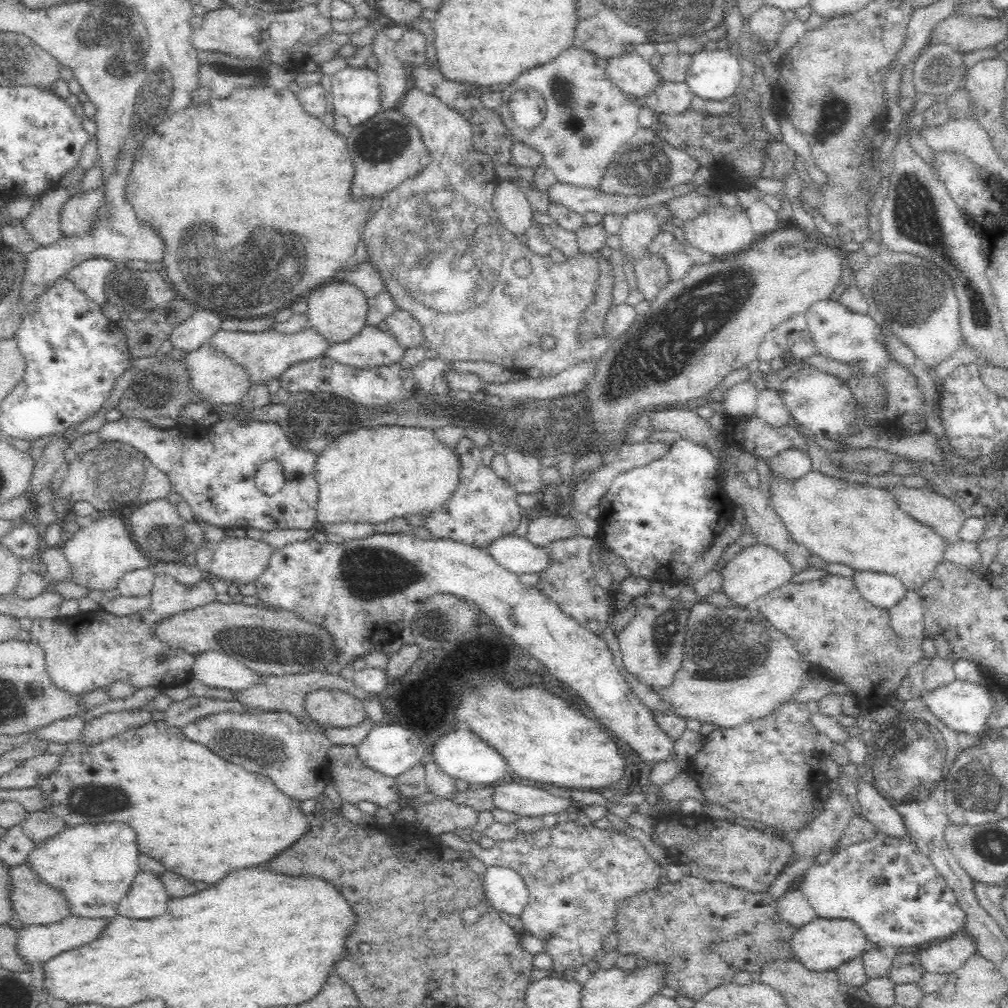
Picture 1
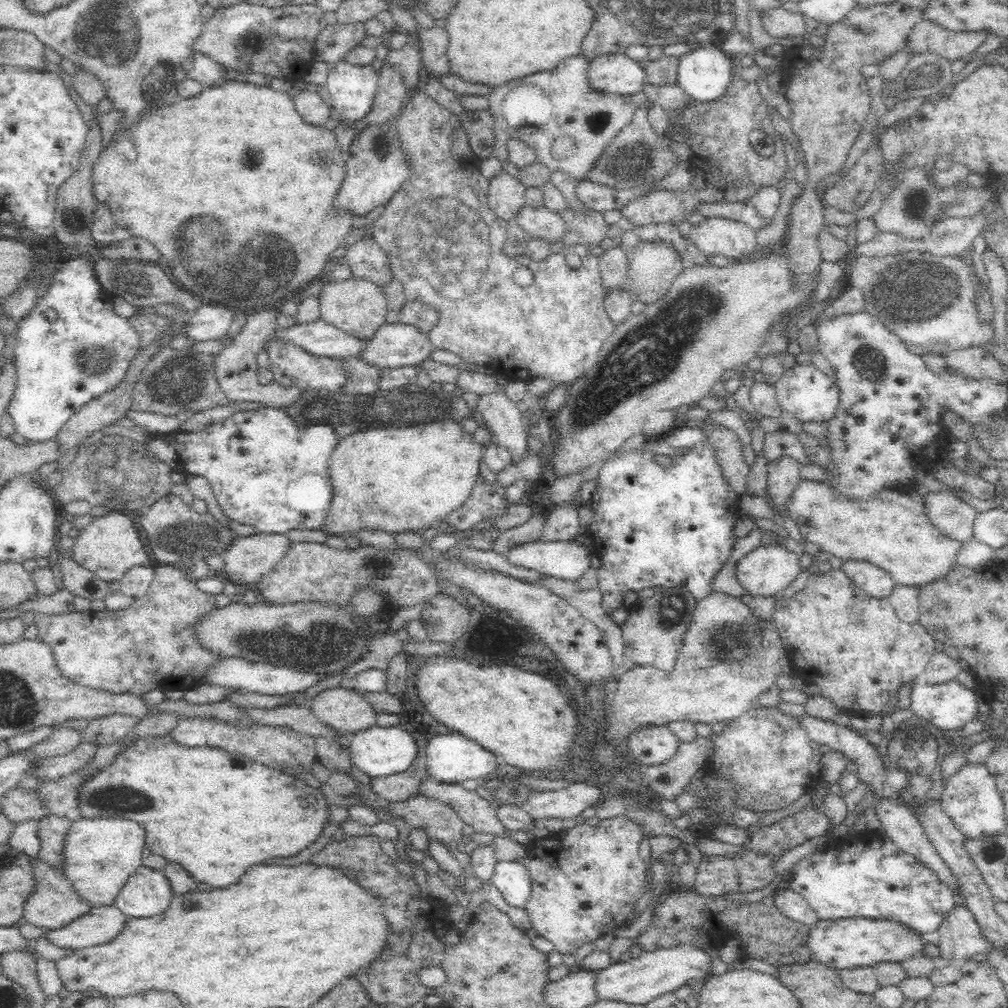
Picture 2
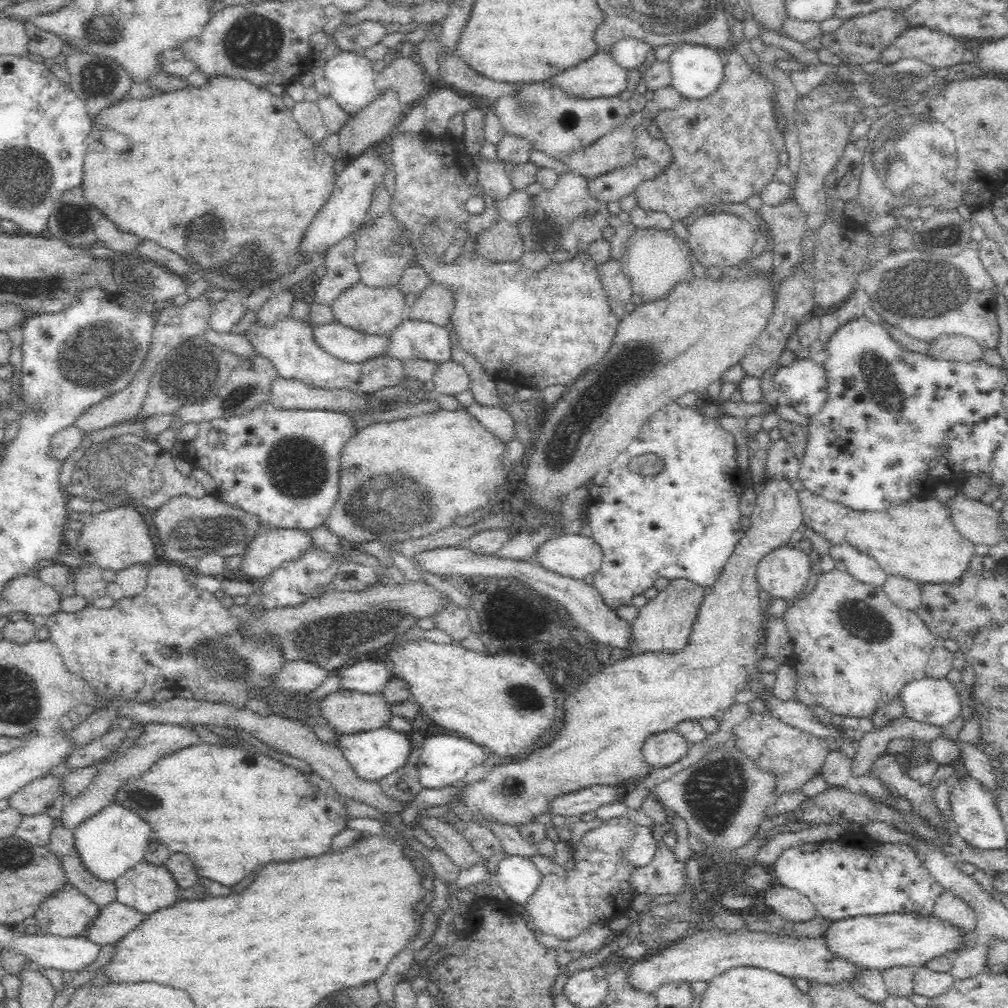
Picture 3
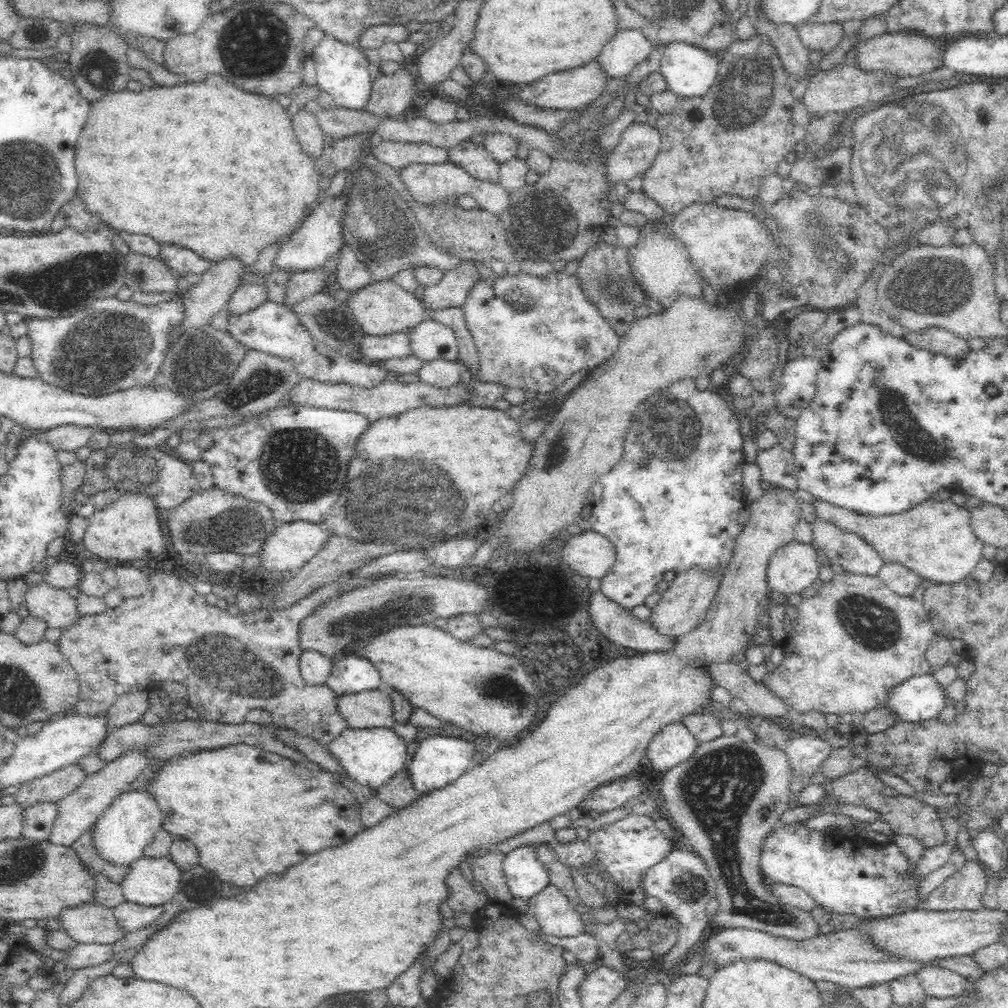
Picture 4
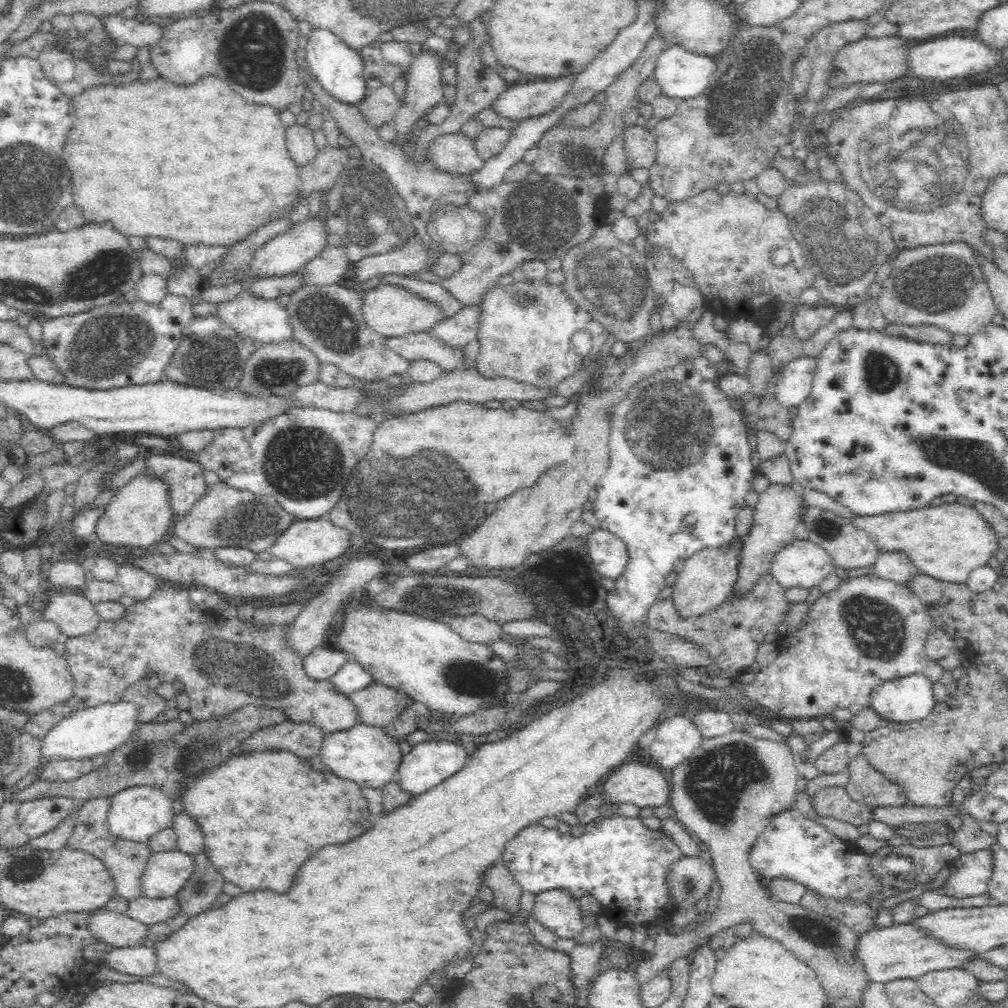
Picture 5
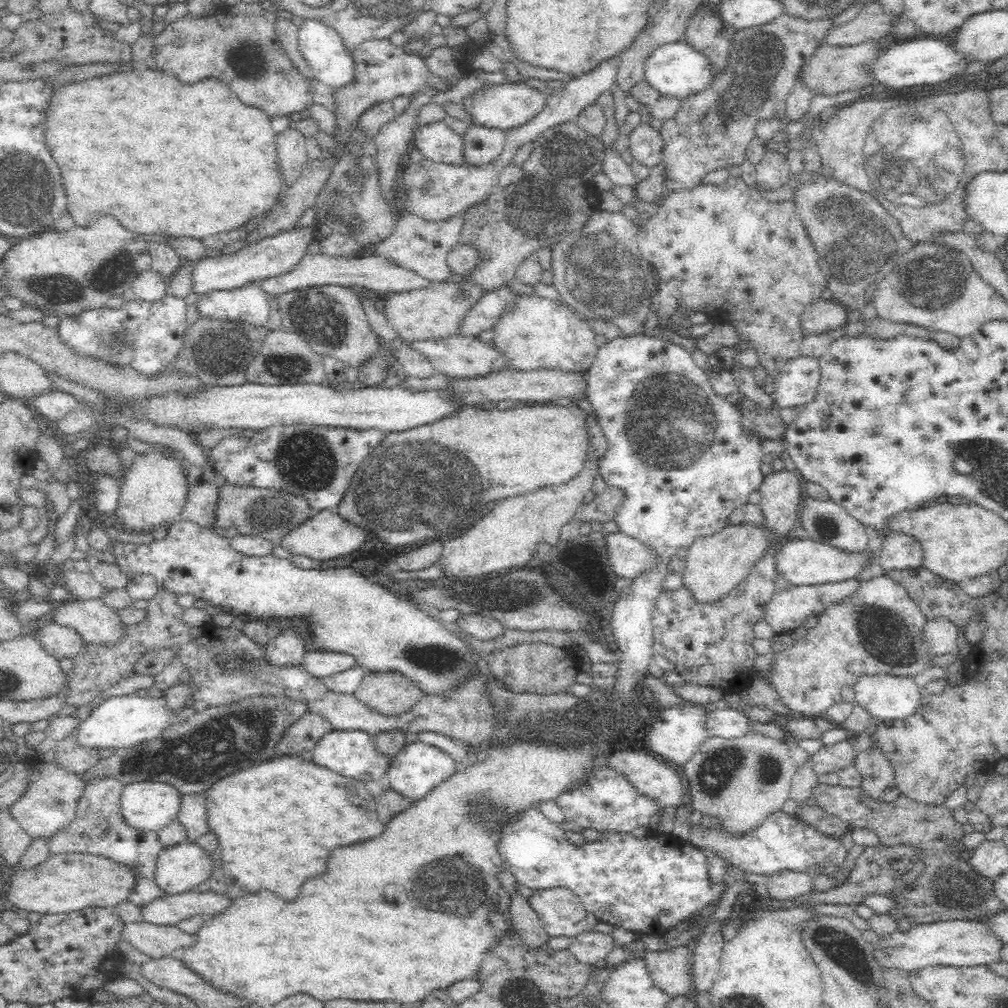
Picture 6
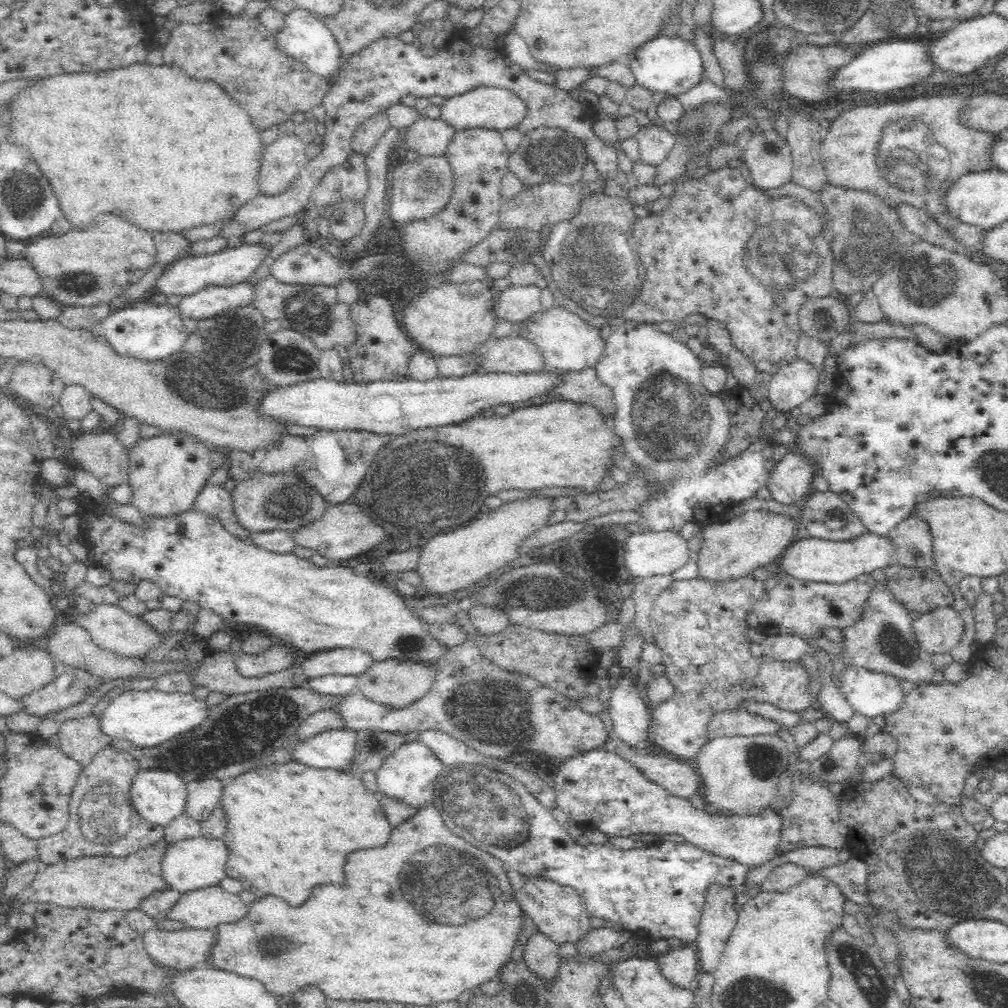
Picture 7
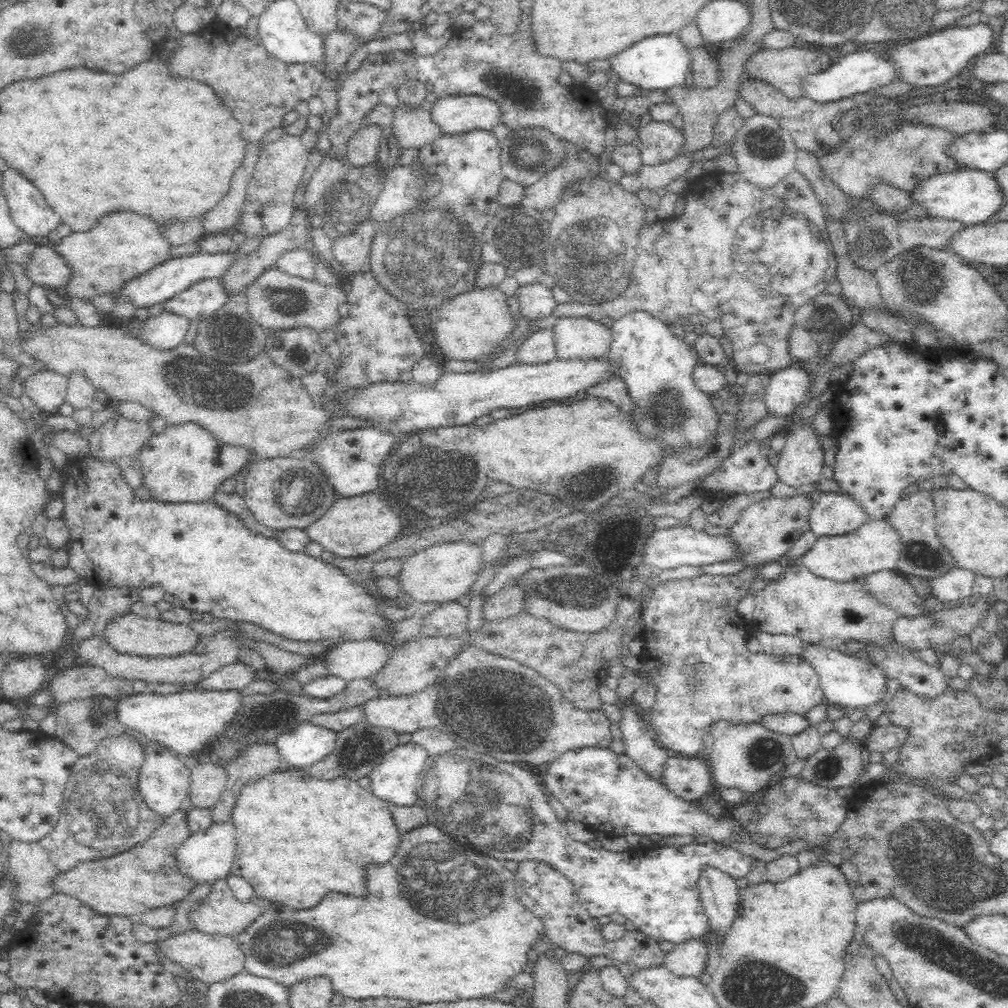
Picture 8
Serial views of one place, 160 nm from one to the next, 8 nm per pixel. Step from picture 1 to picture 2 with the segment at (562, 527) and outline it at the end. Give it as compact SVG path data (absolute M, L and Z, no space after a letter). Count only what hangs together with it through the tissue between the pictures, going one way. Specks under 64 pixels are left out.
M532 515L528 522L520 526L500 531L500 534L492 540L492 550L501 555L506 555L508 550L512 550L514 546L530 543L537 540L538 533L542 528L544 518Z

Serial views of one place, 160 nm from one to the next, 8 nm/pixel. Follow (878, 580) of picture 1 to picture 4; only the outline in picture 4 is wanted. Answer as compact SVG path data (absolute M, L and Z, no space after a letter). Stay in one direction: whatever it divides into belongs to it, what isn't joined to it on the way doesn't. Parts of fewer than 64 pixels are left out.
M818 515L811 527L814 546L818 546L831 562L840 564L845 572L864 576L878 574L884 561L874 546L858 533L844 530Z

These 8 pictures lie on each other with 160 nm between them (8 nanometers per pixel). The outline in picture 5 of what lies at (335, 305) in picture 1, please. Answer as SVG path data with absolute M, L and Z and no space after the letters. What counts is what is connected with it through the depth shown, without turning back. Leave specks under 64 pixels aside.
M376 284L374 289L363 293L362 301L364 301L366 323L374 331L385 337L400 337L408 334L418 334L418 332L426 332L432 330L434 326L442 324L447 319L442 303L426 300L391 284Z

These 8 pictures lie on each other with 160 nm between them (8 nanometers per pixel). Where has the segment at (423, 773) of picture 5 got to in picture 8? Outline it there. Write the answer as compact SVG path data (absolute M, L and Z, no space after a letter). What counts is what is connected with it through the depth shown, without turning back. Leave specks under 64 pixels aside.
M399 744L370 771L368 789L380 800L396 806L416 805L417 776L428 758L417 744Z

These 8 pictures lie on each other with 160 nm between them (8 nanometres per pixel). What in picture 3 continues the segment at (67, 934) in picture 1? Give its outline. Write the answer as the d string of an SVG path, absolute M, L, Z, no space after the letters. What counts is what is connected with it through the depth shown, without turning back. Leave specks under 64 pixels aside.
M116 900L101 908L98 918L90 926L85 938L100 945L118 943L134 928L138 928L138 924L148 920L150 915Z

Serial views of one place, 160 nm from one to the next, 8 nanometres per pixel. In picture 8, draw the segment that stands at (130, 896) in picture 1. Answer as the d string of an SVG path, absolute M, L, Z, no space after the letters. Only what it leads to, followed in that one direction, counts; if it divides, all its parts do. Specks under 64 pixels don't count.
M232 818L213 822L208 828L191 833L176 850L182 872L198 880L198 884L212 884L216 879L227 877L231 874L239 837L240 831Z

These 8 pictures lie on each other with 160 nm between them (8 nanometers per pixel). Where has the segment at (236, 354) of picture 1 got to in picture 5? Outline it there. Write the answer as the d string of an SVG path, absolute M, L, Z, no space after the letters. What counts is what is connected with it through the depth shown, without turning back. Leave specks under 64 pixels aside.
M428 331L400 337L386 337L386 343L408 361L429 360L444 373L464 370L466 350L444 339L430 335Z

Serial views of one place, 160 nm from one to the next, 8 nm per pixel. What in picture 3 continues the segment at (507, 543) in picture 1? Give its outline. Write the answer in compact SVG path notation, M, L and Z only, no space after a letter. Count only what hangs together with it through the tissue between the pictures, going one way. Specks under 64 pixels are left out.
M579 534L552 536L537 548L532 561L561 576L584 579L601 568L604 551L592 537Z

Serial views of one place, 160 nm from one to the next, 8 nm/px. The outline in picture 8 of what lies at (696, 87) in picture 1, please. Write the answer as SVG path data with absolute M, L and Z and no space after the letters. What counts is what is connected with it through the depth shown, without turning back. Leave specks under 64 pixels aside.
M676 32L647 36L638 42L634 41L628 48L606 59L611 71L642 90L665 91L674 88L685 82L690 70L690 53L682 46Z

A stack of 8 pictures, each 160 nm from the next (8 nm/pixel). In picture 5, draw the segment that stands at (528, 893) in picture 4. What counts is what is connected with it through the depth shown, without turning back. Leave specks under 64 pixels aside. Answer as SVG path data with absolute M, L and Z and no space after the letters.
M608 817L584 825L584 828L583 835L578 837L564 835L556 827L546 828L540 821L527 824L505 844L499 862L512 872L514 880L522 890L536 895L540 891L560 889L567 891L576 899L588 894L600 906L600 914L619 926L644 926L648 929L670 920L676 913L680 901L672 895L668 874L672 872L672 864L685 858L680 846L663 831L654 831L646 827L640 817L633 819Z

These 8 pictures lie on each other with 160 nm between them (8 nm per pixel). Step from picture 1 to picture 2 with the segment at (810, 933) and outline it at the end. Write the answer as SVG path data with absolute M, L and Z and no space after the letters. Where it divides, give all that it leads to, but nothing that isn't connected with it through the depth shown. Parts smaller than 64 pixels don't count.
M872 917L819 919L810 932L808 943L812 951L812 960L838 970L874 967L890 962L900 963L902 960L921 956L928 948L928 942L924 940L921 932L914 931L914 928L896 919L872 919Z

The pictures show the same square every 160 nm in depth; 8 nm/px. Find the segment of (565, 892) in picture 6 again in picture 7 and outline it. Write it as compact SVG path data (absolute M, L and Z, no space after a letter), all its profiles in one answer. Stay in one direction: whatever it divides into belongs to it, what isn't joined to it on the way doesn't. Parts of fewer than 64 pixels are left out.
M522 874L524 884L515 893L515 899L522 910L532 918L538 931L547 936L554 944L562 946L566 942L581 942L592 930L588 922L591 916L587 913L585 899L571 886L564 886L548 880L545 876Z

